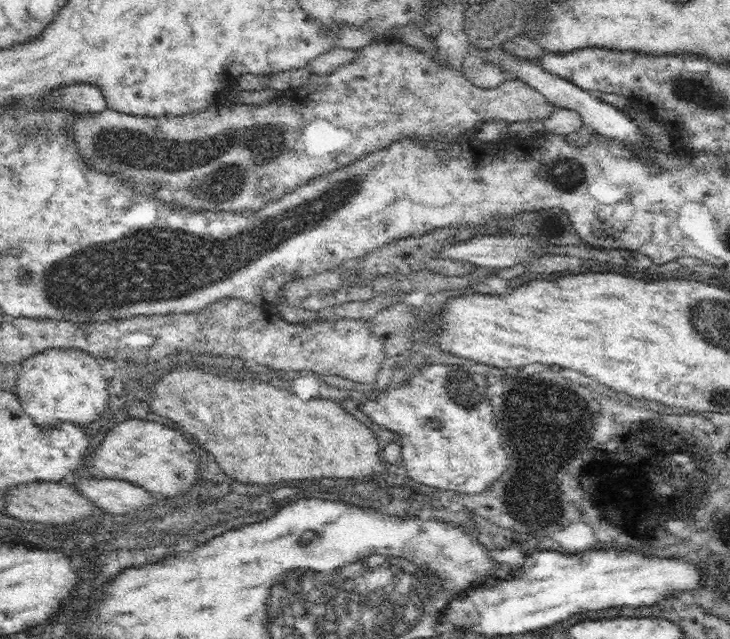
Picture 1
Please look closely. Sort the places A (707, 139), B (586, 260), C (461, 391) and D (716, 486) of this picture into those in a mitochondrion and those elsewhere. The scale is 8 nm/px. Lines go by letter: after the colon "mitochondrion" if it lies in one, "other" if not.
A: other
B: other
C: mitochondrion
D: other

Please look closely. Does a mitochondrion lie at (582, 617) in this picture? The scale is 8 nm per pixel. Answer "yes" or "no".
no

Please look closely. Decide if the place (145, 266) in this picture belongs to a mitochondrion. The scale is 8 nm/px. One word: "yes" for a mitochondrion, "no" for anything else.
yes

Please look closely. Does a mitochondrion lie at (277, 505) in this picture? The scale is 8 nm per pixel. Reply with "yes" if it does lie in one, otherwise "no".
no

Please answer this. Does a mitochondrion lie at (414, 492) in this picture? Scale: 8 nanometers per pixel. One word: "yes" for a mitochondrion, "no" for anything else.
no

